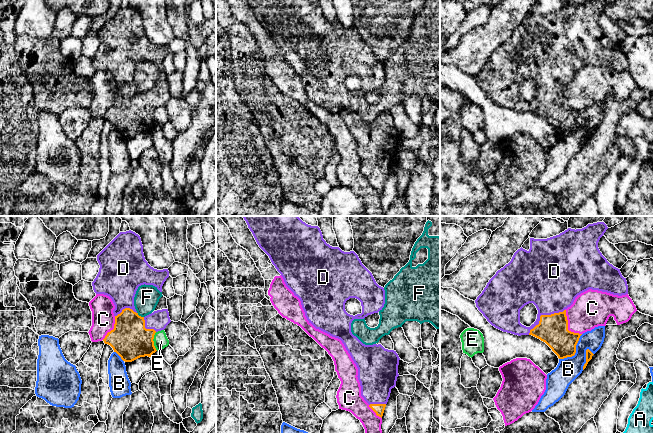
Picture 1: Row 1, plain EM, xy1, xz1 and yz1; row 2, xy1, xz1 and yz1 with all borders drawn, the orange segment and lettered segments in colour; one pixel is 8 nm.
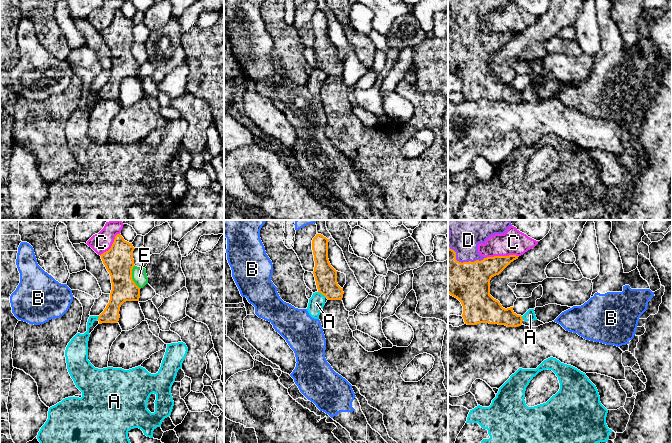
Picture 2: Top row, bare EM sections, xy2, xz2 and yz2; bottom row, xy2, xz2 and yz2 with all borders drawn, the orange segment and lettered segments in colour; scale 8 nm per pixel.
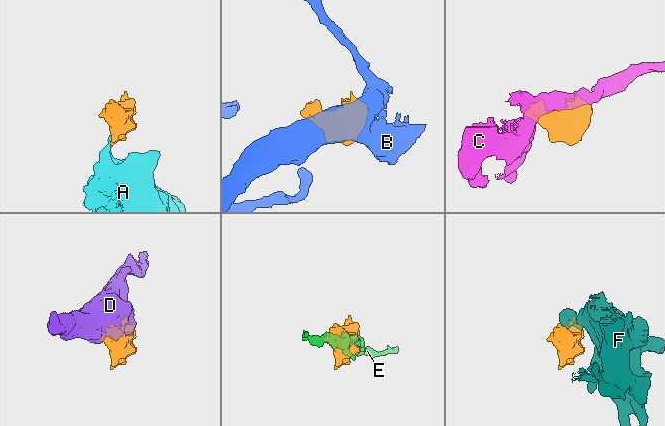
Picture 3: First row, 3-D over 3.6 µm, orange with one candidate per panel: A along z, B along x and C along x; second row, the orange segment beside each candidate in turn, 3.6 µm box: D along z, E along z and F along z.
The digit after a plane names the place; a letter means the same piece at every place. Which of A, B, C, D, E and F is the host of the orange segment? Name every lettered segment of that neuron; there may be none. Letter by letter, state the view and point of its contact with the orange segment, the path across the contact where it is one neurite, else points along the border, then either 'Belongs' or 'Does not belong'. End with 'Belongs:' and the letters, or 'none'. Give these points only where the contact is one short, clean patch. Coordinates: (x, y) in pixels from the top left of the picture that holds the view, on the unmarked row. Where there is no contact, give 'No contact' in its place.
A: Touches orange at xz2 (322, 70). Boundary: xz2 (318, 67), (326, 73). Does not belong
B: Touches orange at yz1 (575, 128). Boundary: yz1 (582, 110), (576, 121), (576, 128), (571, 132), (559, 135). Does not belong
C: Touches orange at yz1 (567, 102). Does not belong
D: Touches orange at yz1 (542, 91). Belongs
E: Touches orange at xy2 (131, 53). Does not belong
F: Touches orange at xy1 (140, 92). Boundary: xy1 (137, 88), (143, 93). Does not belong
Belongs: D

